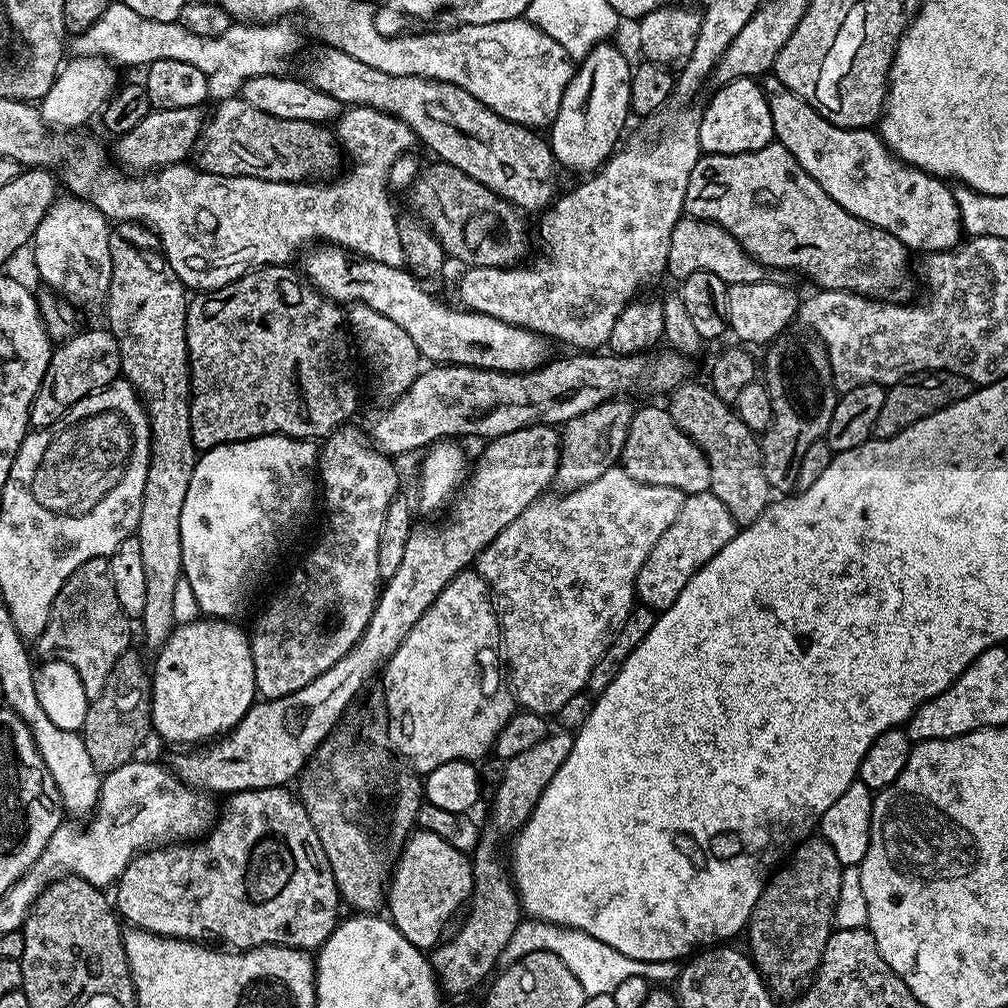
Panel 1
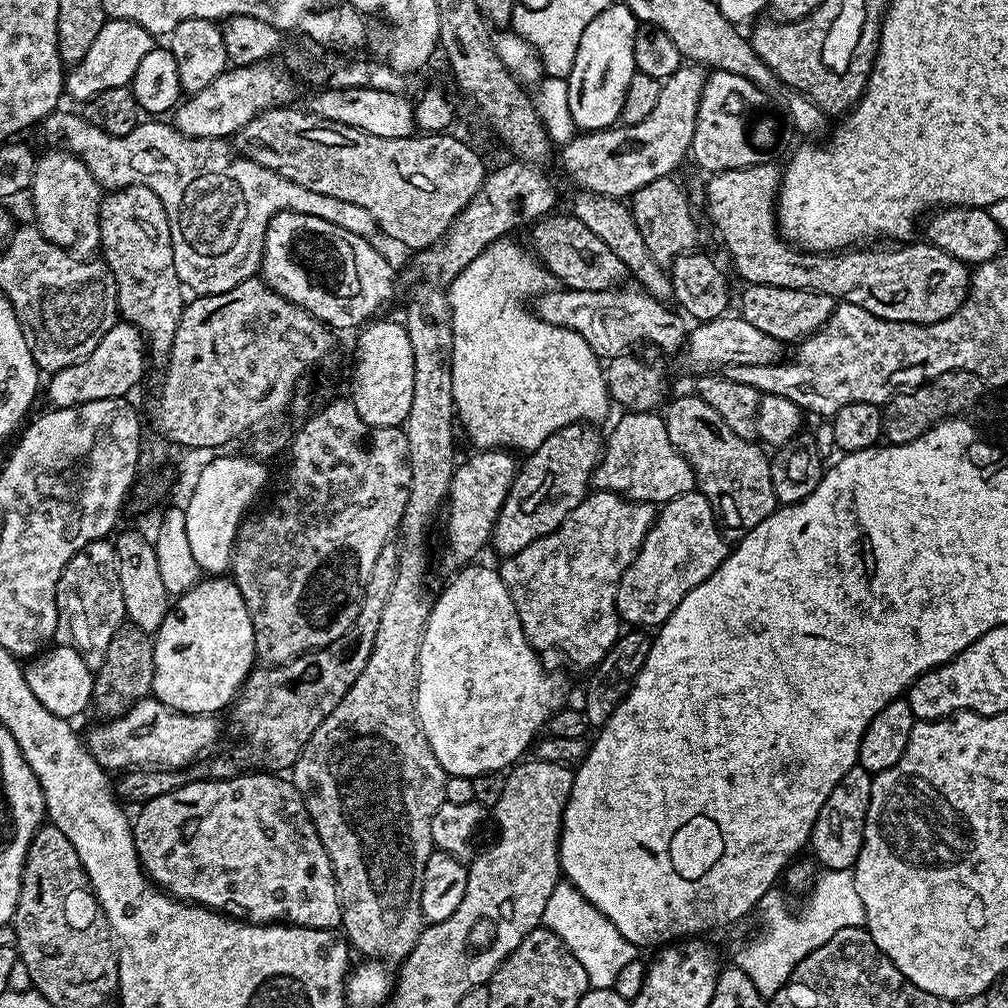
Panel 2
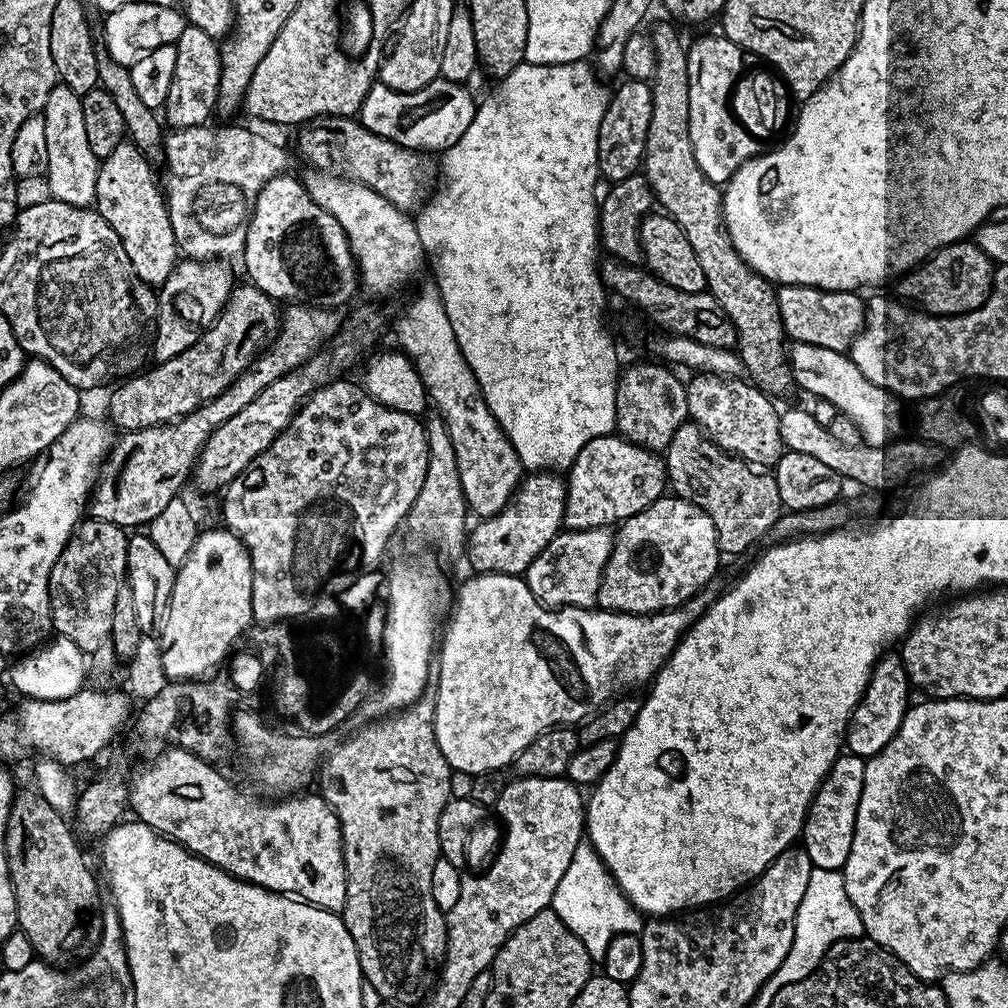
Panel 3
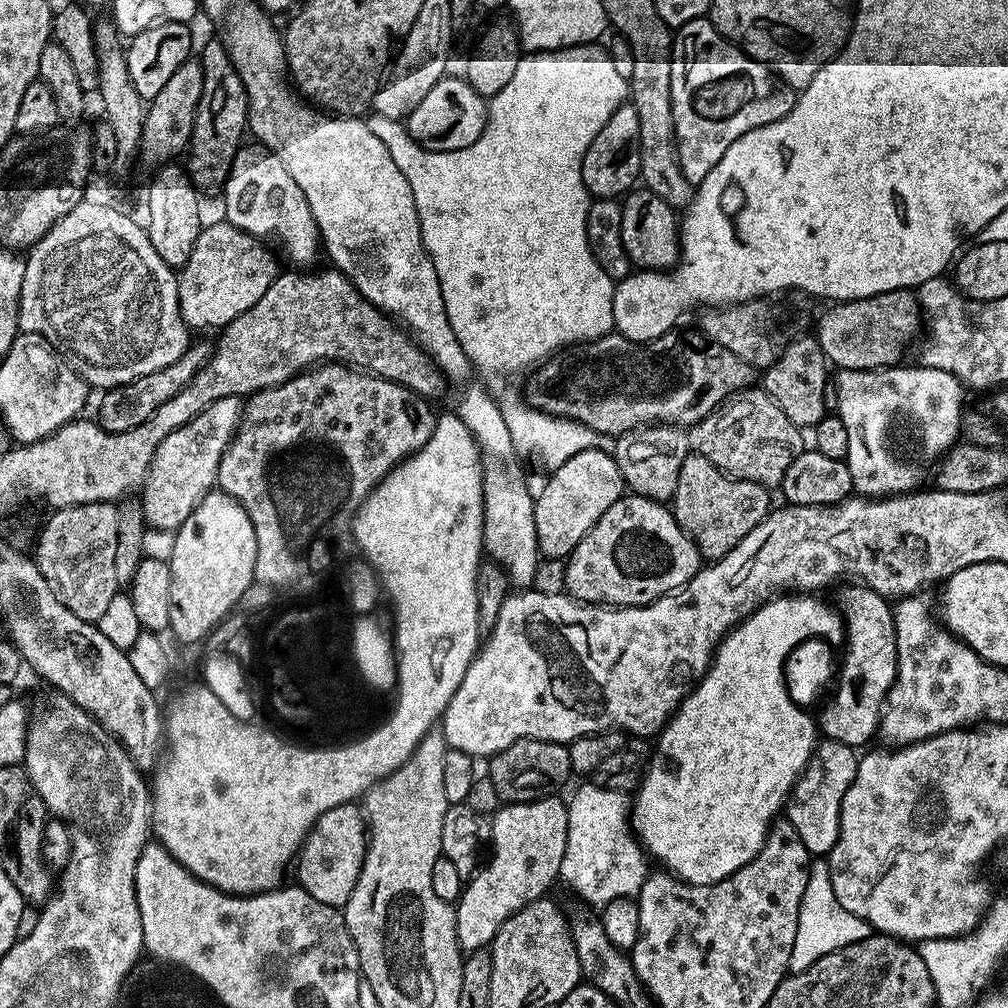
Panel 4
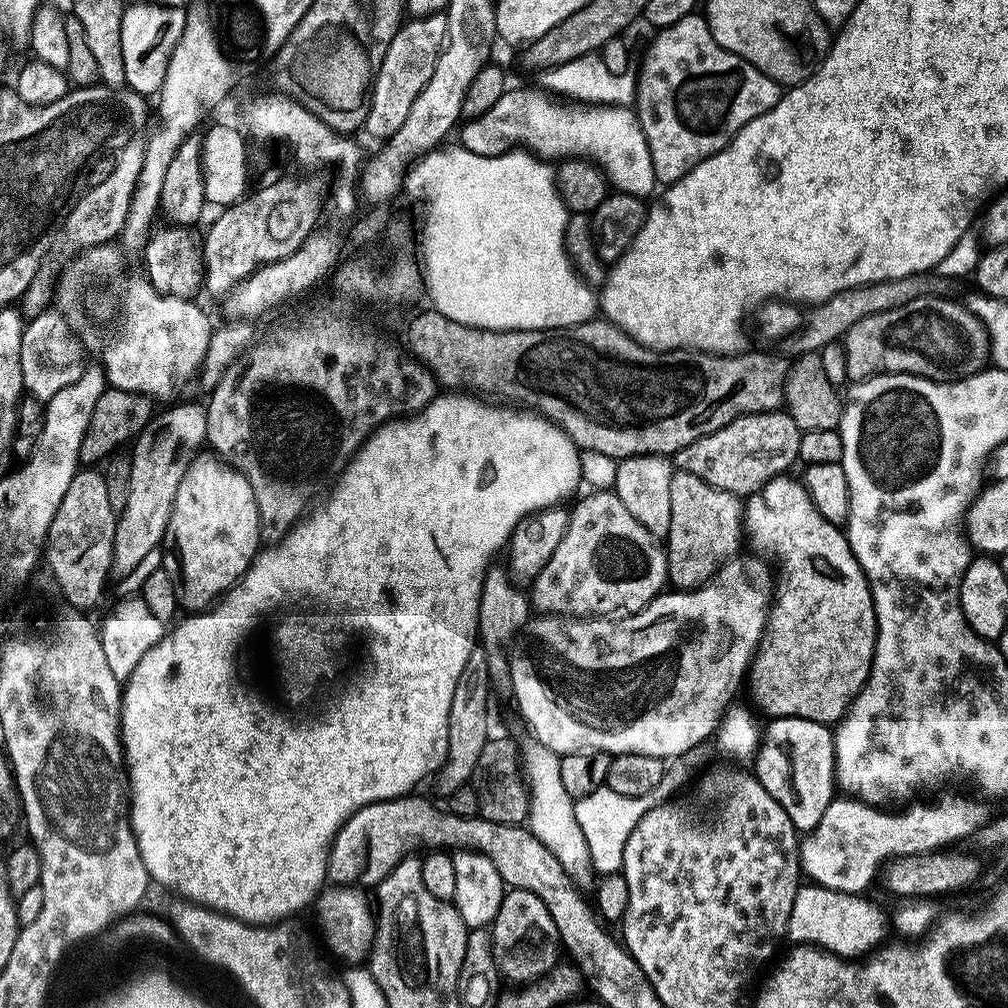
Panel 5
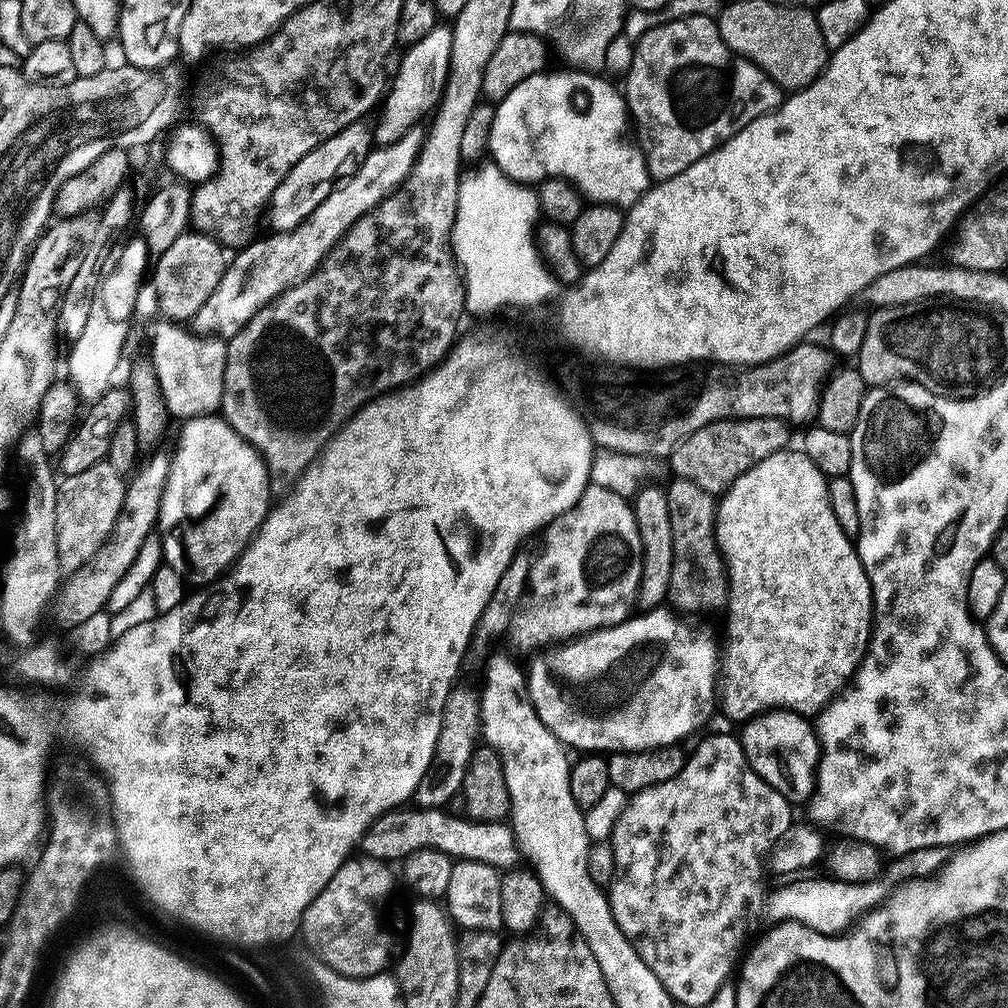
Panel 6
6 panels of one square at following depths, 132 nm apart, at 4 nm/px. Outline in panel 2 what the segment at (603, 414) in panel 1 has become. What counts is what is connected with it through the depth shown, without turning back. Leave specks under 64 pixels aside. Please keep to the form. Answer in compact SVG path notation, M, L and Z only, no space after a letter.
M588 422L570 424L527 453L528 461L519 465L492 531L491 547L496 547L501 557L512 556L530 542L558 530L589 495L592 473L602 455L602 436L592 428Z

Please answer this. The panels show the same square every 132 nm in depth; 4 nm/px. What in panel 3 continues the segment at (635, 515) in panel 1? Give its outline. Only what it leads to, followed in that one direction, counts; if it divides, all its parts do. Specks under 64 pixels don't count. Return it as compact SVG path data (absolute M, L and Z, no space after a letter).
M608 528L561 531L550 546L530 562L523 580L534 598L546 608L592 608L600 595L600 583L606 562L612 553L613 533Z

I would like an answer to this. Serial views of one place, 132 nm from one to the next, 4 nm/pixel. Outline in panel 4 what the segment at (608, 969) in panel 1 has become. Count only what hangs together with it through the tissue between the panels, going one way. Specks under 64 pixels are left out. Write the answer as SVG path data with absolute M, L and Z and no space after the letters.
M586 782L586 784L580 787L572 796L572 798L568 800L568 814L567 814L567 834L568 841L566 842L566 854L562 858L562 866L560 867L560 875L559 879L561 881L565 880L566 883L569 884L570 887L573 888L574 891L577 892L578 895L581 896L582 899L585 900L585 905L594 906L590 904L597 904L597 906L603 906L609 904L610 902L614 902L618 898L636 898L639 897L640 891L642 890L642 882L644 881L644 877L649 875L650 868L647 868L644 865L644 860L646 861L646 854L644 850L641 848L641 845L638 843L635 835L633 835L631 831L630 825L630 800L623 791L614 788L614 790L610 788L604 788L602 786L596 786L594 784L588 784L592 782Z

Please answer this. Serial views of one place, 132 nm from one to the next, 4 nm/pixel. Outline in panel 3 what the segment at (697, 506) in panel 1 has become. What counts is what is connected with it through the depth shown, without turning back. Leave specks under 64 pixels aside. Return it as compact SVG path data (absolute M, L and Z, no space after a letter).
M675 494L659 496L646 510L615 529L612 553L600 583L599 607L635 616L679 608L709 587L720 559L720 543L710 514Z

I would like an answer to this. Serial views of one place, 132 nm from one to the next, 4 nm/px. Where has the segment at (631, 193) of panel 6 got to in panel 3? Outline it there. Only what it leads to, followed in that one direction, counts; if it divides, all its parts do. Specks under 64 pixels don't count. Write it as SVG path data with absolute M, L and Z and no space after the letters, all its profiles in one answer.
M437 78L422 90L413 92L395 92L390 90L390 86L373 82L360 107L358 122L375 136L392 140L403 148L440 154L466 134L466 126L470 126L474 118L478 104L475 99L472 101L466 89L464 84L455 84L443 78Z

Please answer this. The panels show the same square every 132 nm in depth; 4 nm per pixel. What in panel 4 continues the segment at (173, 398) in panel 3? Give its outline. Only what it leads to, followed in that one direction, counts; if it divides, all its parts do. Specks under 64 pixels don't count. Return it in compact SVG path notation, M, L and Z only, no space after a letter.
M193 343L187 351L173 365L166 366L162 370L154 370L154 374L146 374L137 380L126 382L116 388L110 388L100 397L100 409L94 415L94 420L104 431L122 432L132 431L142 422L155 414L163 403L173 398L183 387L199 374L200 370L207 365L209 361L209 345Z

